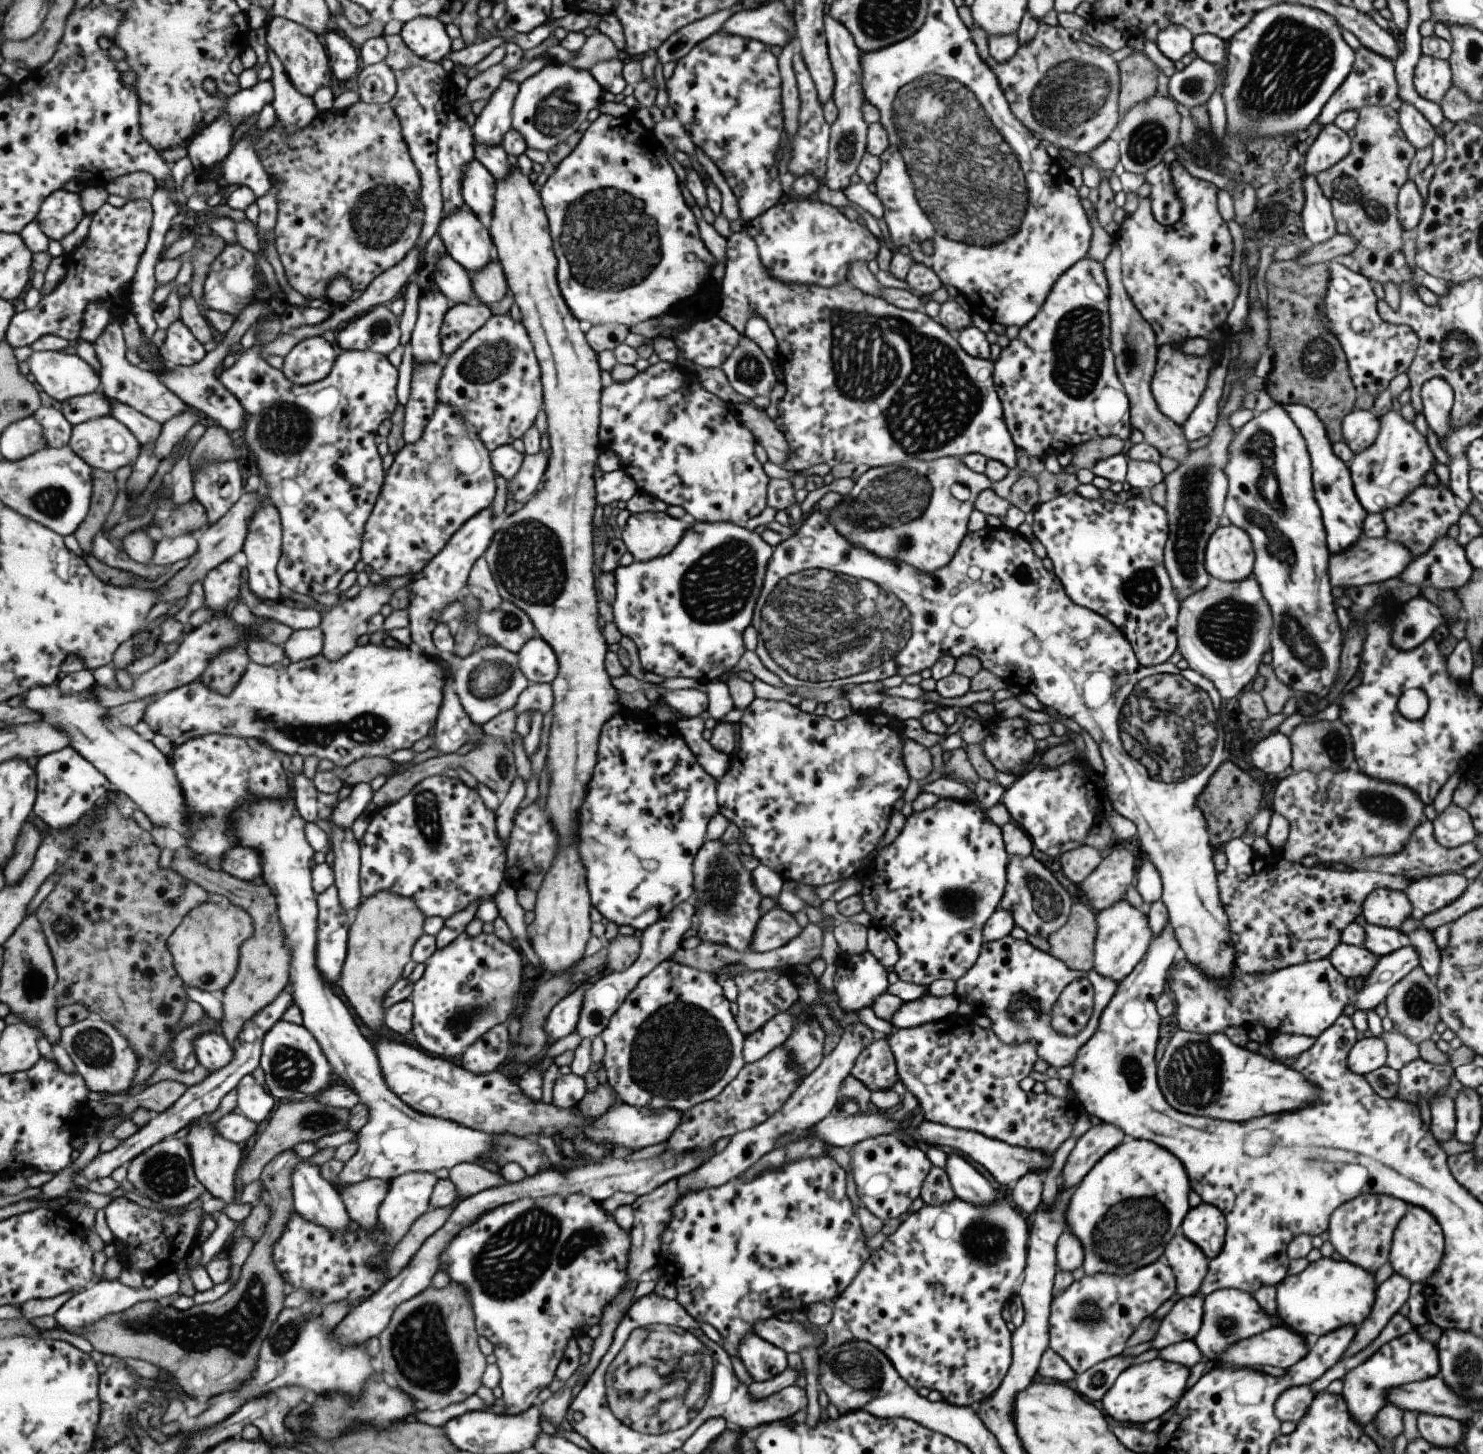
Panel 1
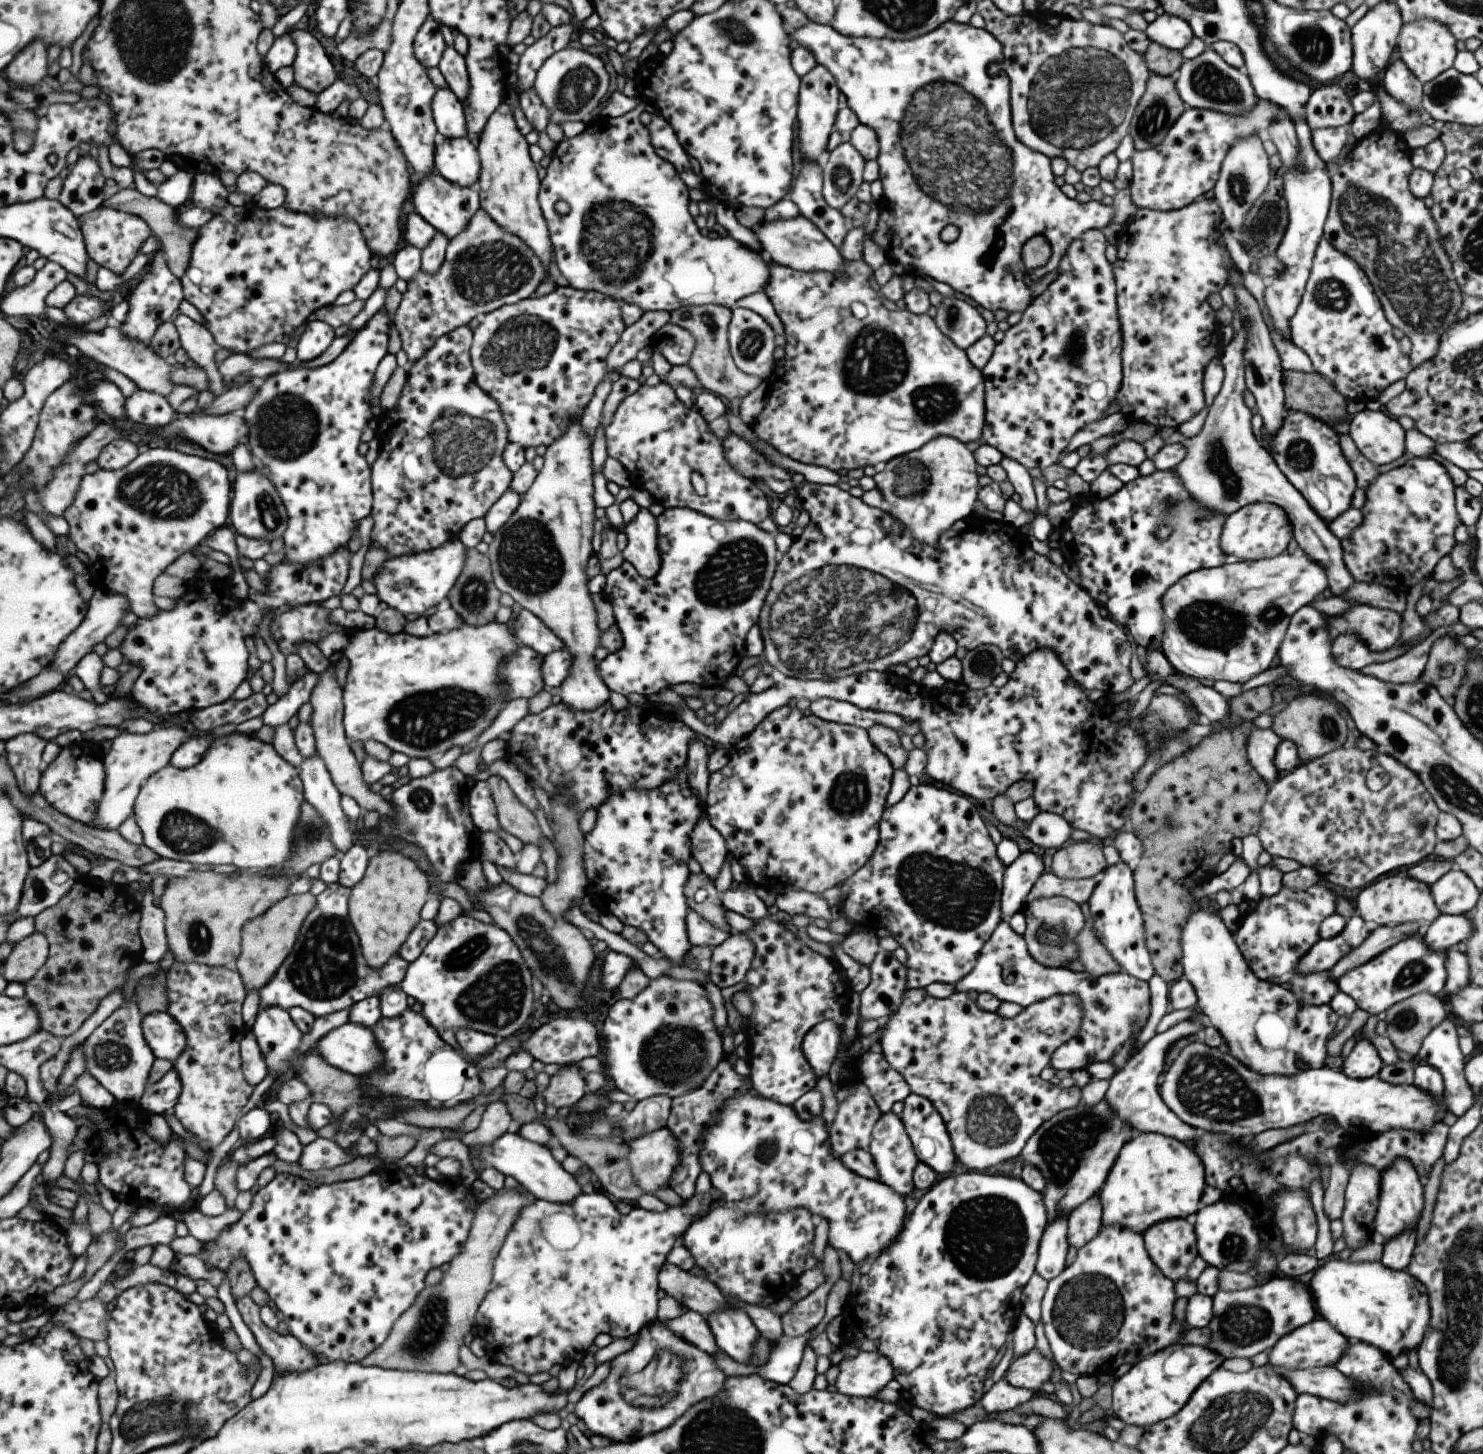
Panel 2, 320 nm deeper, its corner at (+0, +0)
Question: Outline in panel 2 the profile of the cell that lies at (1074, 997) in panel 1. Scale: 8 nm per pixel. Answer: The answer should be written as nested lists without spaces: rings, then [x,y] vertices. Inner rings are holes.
[[[925,989],[907,990],[903,993],[901,1004],[897,1007],[897,1010],[893,1013],[893,1018],[889,1018],[889,1022],[881,1021],[885,1023],[883,1030],[881,1030],[881,1036],[879,1036],[879,1044],[881,1046],[882,1055],[887,1061],[887,1064],[901,1074],[901,1078],[905,1080],[911,1093],[918,1094],[929,1100],[933,1110],[939,1114],[943,1124],[945,1125],[947,1134],[949,1135],[951,1142],[951,1150],[953,1150],[953,1156],[955,1161],[959,1162],[961,1166],[973,1170],[983,1170],[983,1168],[991,1168],[997,1162],[1003,1162],[1003,1160],[1011,1160],[1015,1156],[1019,1155],[1021,1149],[1027,1139],[1045,1122],[1052,1116],[1055,1116],[1057,1112],[1063,1112],[1065,1109],[1075,1108],[1079,1102],[1080,1090],[1075,1086],[1067,1089],[1059,1088],[1059,1086],[1044,1081],[1039,1078],[1039,1072],[1050,1064],[1050,1056],[1053,1051],[1061,1044],[1069,1041],[1075,1034],[1079,1032],[1081,1028],[1081,1021],[1083,1020],[1083,1010],[1079,1006],[1079,1000],[1071,994],[1059,994],[1046,998],[1045,1000],[1034,1002],[1022,1008],[1021,1012],[1013,1018],[1001,1018],[996,1012],[990,1013],[981,1010],[976,1003],[967,996],[966,992],[955,992],[953,991],[947,998],[936,999],[929,996]]]

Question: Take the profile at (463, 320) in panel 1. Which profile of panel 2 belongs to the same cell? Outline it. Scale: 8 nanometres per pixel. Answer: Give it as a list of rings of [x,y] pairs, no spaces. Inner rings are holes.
[[[459,326],[449,333],[437,338],[437,342],[429,348],[429,352],[417,360],[417,364],[407,363],[407,372],[409,375],[407,386],[403,389],[403,394],[397,402],[398,419],[393,422],[393,426],[387,432],[378,434],[380,441],[380,451],[376,461],[372,464],[372,484],[374,492],[374,506],[372,517],[375,519],[375,526],[370,535],[370,547],[383,548],[389,556],[395,558],[409,554],[425,553],[442,546],[444,543],[458,537],[463,526],[471,520],[483,518],[488,511],[492,509],[492,505],[500,498],[507,488],[510,488],[512,472],[505,468],[505,464],[501,460],[501,452],[507,444],[507,429],[503,424],[501,412],[497,402],[488,394],[485,394],[475,382],[473,382],[473,373],[470,363],[469,347],[472,340],[472,330],[467,326]]]

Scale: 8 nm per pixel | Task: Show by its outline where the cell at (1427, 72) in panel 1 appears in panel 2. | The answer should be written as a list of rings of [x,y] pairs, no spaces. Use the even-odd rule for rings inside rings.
[[[1418,18],[1401,25],[1396,38],[1395,51],[1406,64],[1409,72],[1412,72],[1413,76],[1423,84],[1452,66],[1456,55],[1455,41],[1452,32],[1444,24],[1428,18]]]

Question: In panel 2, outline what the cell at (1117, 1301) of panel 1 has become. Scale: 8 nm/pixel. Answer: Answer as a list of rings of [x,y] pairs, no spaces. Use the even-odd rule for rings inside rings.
[[[1119,1224],[1101,1226],[1089,1242],[1076,1249],[1073,1262],[1046,1281],[1040,1302],[1040,1321],[1059,1370],[1102,1379],[1113,1375],[1121,1364],[1134,1365],[1151,1353],[1177,1343],[1189,1326],[1173,1317],[1173,1303],[1178,1297],[1174,1283],[1151,1262],[1141,1233],[1121,1228]]]

